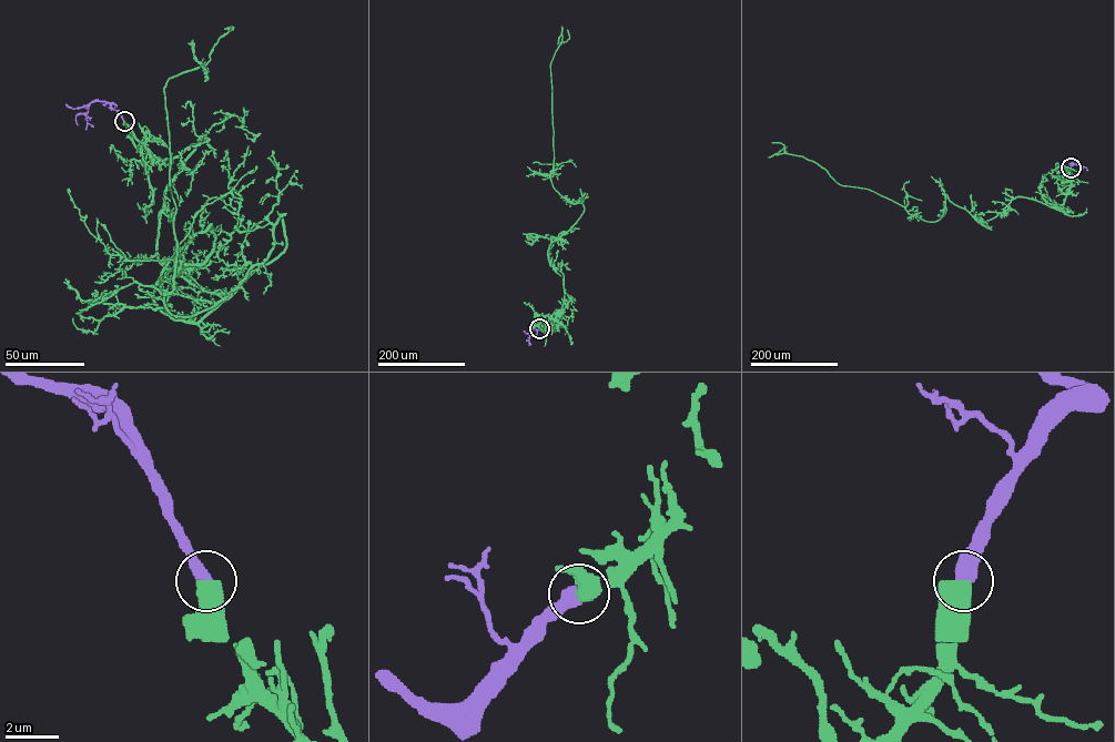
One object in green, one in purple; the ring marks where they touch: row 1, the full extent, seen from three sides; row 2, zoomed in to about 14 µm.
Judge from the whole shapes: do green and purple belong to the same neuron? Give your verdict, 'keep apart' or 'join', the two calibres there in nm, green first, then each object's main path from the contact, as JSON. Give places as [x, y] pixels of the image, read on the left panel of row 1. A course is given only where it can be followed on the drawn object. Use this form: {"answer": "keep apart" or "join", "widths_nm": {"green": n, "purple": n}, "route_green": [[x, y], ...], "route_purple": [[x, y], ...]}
{"answer": "join", "widths_nm": {"green": 700, "purple": 500}, "route_green": [[124, 121], [195, 145], [198, 322], [285, 247], [165, 306], [224, 29]], "route_purple": [[124, 121], [108, 102], [92, 101], [85, 115], [93, 126]]}

